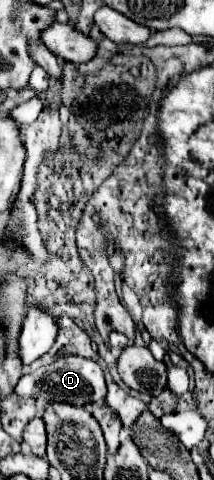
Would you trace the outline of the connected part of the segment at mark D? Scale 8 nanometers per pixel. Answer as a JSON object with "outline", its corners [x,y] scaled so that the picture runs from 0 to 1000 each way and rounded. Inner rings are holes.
{"outline":[[[318,742],[280,746],[224,763],[187,763],[150,779],[121,779],[84,792],[75,821],[93,825],[140,825],[187,838],[318,838],[355,846],[393,846],[421,838],[467,838],[495,825],[495,796],[486,796],[486,775],[477,767],[411,746],[383,742]]]}

